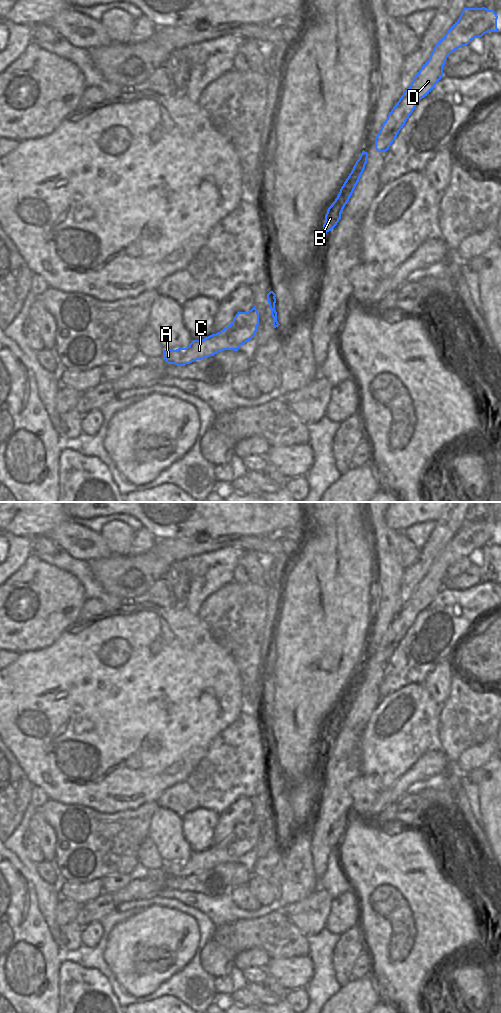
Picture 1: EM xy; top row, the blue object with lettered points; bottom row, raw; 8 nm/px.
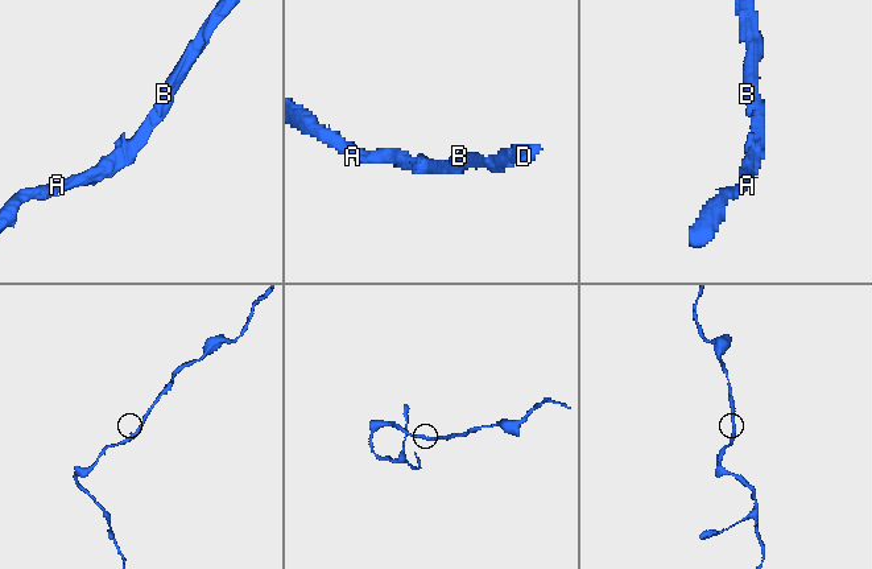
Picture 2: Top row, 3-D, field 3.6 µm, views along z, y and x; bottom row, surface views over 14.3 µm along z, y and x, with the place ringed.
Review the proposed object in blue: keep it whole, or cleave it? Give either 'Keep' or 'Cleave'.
Keep

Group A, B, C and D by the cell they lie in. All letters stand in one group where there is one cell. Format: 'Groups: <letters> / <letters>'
Groups: A B C D

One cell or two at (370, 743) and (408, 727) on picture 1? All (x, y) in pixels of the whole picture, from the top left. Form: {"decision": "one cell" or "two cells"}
{"decision": "one cell"}

